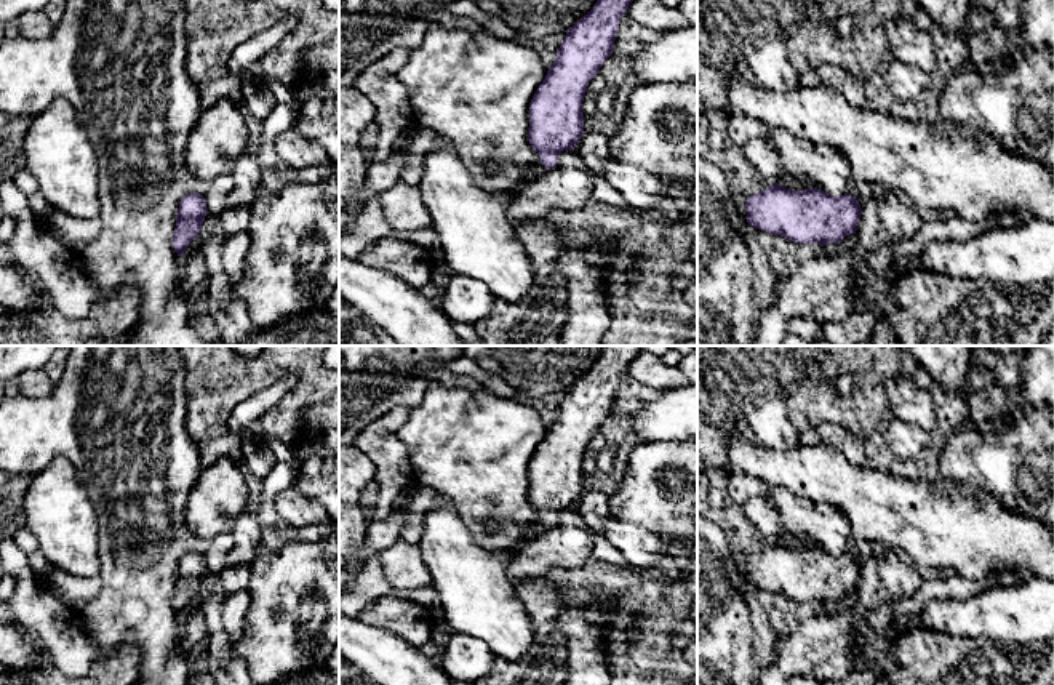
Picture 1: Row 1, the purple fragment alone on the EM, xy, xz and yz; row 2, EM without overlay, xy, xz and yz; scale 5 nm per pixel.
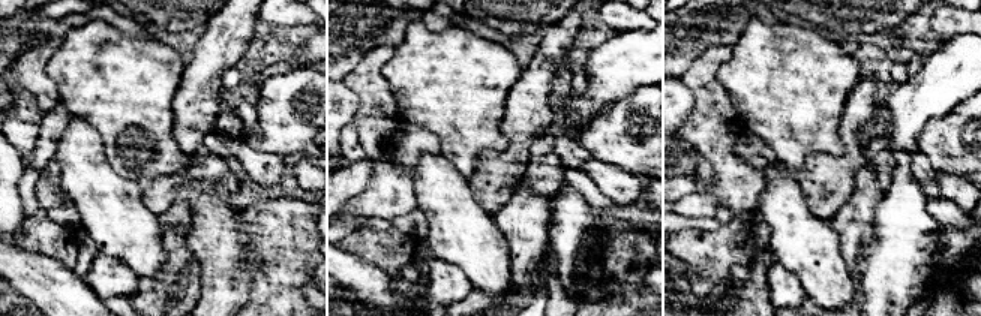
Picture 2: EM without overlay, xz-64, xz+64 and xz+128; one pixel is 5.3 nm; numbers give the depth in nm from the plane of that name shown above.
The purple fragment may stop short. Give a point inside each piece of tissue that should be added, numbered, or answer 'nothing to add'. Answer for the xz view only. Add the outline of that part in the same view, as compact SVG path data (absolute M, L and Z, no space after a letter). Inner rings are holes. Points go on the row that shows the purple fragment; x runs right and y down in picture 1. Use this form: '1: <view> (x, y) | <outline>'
1: xz (538, 170) | M536 163L529 171L526 173L526 181L517 187L509 189L504 194L501 194L504 205L509 203L528 182L533 182L545 174L547 168L542 163Z

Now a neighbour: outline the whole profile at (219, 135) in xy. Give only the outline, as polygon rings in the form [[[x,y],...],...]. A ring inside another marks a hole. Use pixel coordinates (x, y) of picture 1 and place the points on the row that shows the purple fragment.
[[[219,99],[202,110],[186,150],[186,166],[198,181],[229,174],[230,160],[248,150],[250,133],[240,106]]]

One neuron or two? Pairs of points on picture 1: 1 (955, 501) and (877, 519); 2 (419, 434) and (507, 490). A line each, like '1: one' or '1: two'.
1: one
2: one

